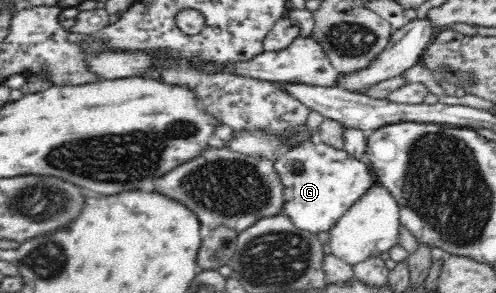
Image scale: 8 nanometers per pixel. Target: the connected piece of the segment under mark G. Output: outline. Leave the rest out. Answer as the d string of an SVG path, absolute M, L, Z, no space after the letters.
M318 140L304 142L274 161L279 184L283 185L282 213L299 230L311 234L329 232L376 182L367 161L353 158L345 149L336 149Z

